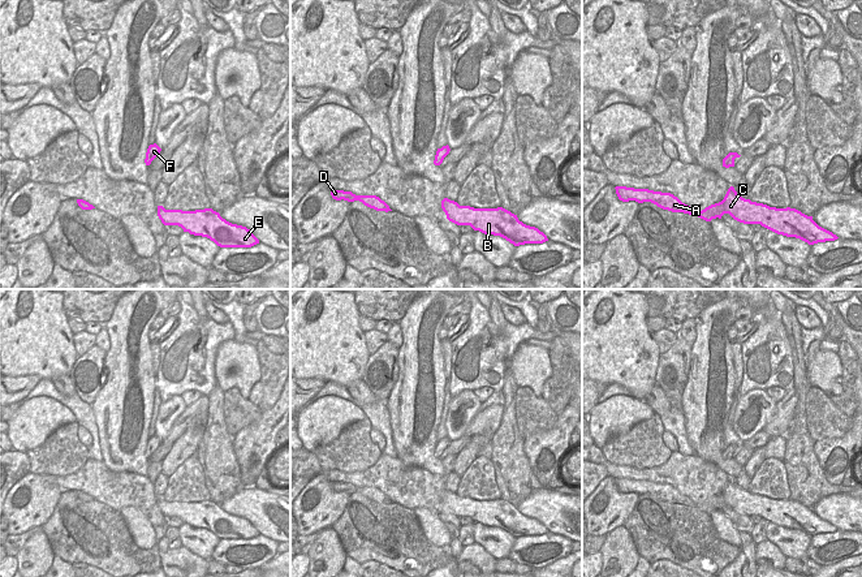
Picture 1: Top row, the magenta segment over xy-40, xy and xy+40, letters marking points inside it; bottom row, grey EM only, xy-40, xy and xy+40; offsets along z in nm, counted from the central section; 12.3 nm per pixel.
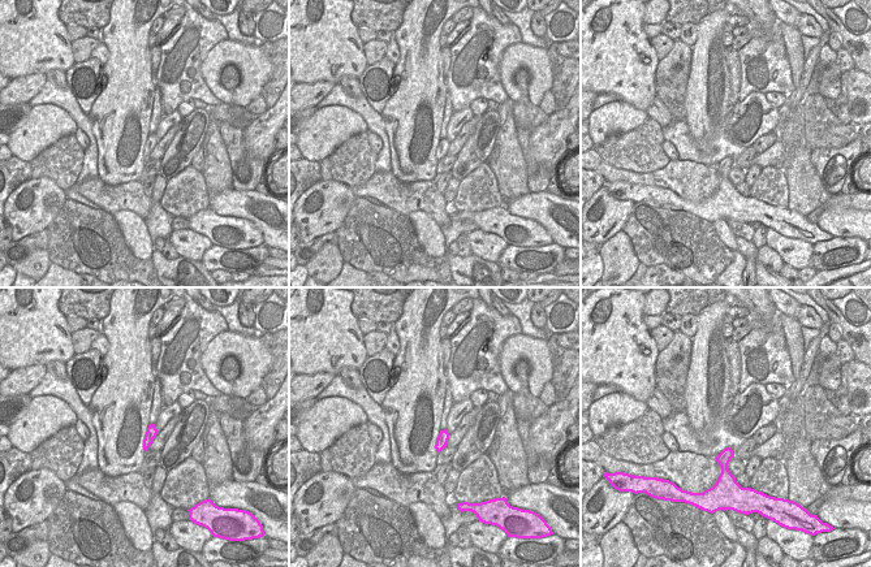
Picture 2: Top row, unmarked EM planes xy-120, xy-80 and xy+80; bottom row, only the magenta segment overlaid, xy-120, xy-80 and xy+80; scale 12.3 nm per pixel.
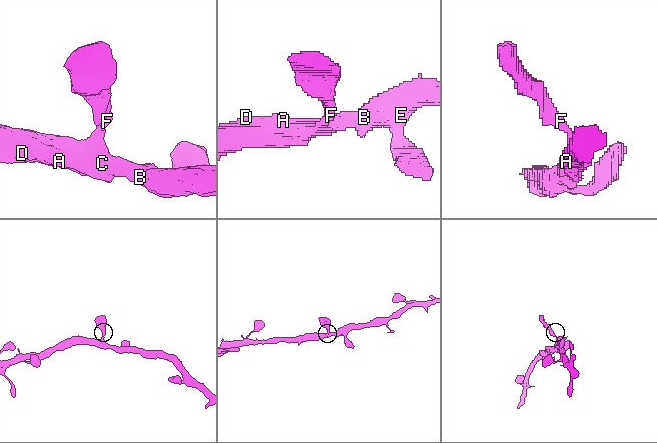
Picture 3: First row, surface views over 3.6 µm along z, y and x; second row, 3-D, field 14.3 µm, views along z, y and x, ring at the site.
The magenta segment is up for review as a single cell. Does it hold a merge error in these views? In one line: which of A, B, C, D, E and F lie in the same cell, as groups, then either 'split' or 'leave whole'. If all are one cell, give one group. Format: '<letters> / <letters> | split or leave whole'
A B C D E F | leave whole

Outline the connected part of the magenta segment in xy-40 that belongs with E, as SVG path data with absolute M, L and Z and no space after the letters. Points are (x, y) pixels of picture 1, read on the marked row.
M158 206L158 216L164 225L178 225L184 232L207 237L220 247L251 247L259 244L250 229L227 221L212 208L182 211Z

